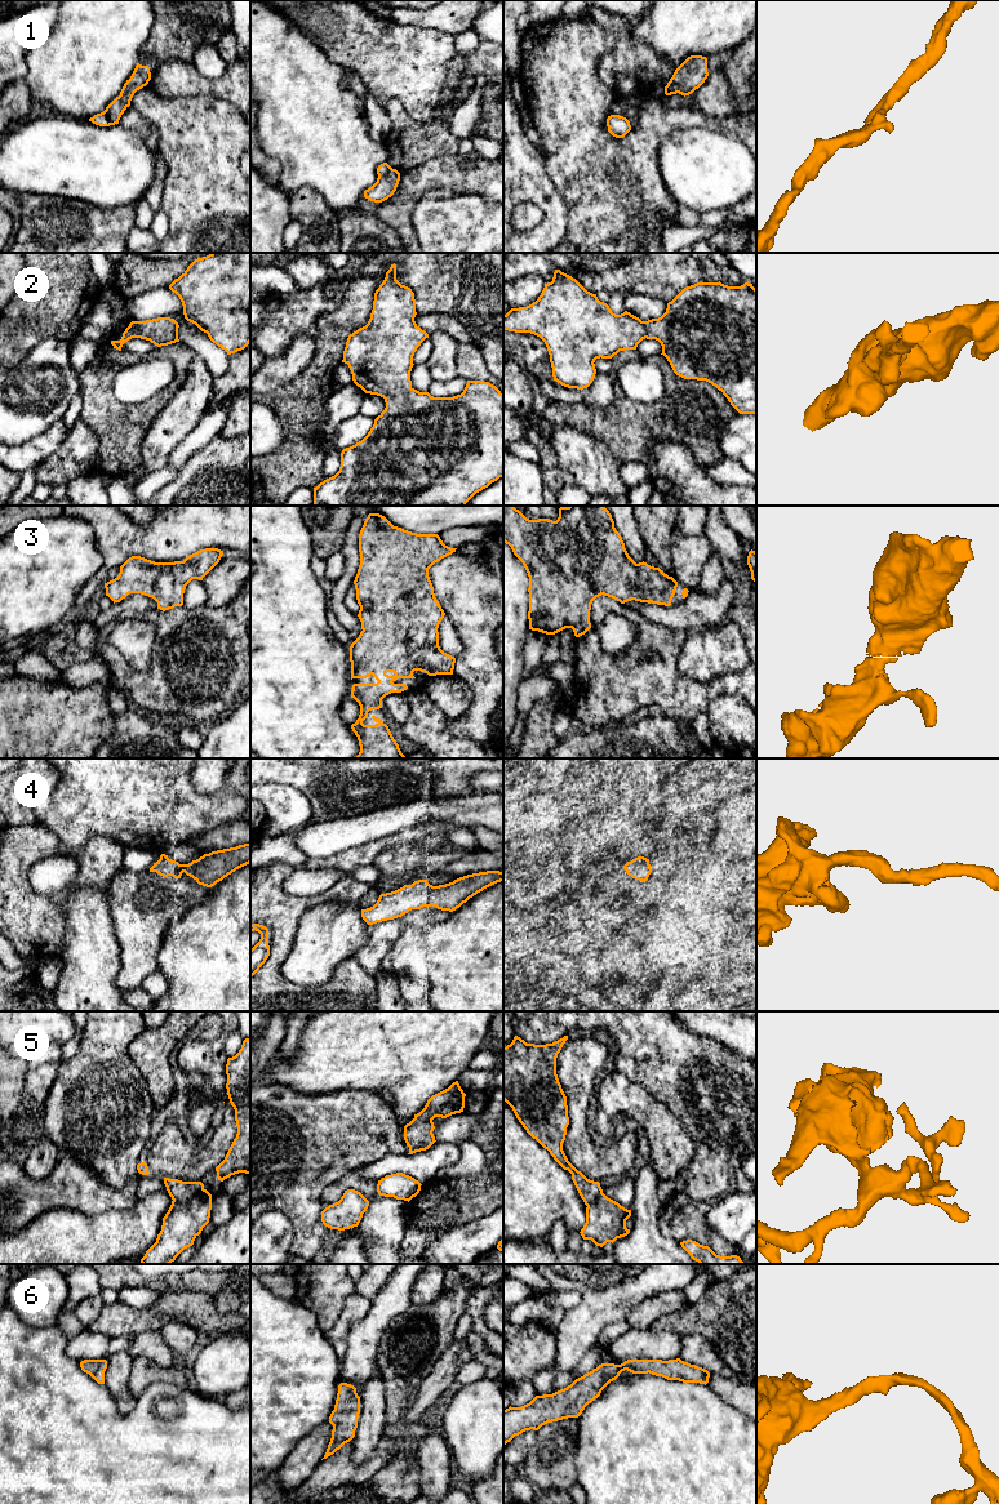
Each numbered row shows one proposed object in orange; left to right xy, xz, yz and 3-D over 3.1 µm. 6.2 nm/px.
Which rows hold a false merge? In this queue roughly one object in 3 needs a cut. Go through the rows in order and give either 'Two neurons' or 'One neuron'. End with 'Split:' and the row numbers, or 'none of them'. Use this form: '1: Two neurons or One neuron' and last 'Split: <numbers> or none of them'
1: One neuron
2: One neuron
3: One neuron
4: One neuron
5: Two neurons
6: One neuron
Split: 5

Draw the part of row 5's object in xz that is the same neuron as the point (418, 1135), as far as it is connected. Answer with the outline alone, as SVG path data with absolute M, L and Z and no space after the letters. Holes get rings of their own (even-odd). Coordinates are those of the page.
M458 1093L443 1107L425 1107L419 1113L414 1114L414 1118L404 1126L404 1140L409 1147L408 1154L426 1151L436 1142L432 1134L435 1129L432 1120L435 1117L447 1118L463 1112L465 1096L465 1093Z

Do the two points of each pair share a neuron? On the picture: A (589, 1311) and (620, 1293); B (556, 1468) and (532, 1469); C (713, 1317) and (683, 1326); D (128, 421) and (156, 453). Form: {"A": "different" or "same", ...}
{"A": "same", "B": "same", "C": "same", "D": "different"}

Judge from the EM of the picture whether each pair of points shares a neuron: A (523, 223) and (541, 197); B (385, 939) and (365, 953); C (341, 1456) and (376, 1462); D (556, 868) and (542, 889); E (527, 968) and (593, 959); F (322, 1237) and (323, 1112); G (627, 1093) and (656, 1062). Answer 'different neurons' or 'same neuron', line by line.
A: different neurons
B: same neuron
C: same neuron
D: same neuron
E: different neurons
F: same neuron
G: different neurons

